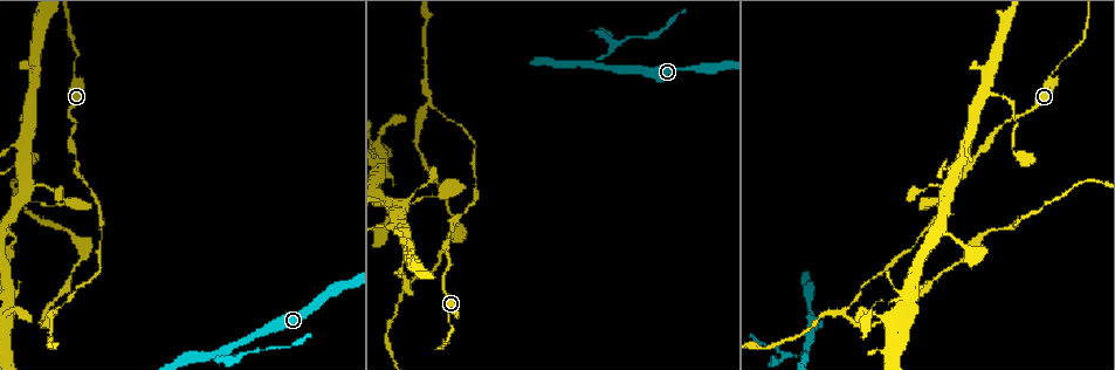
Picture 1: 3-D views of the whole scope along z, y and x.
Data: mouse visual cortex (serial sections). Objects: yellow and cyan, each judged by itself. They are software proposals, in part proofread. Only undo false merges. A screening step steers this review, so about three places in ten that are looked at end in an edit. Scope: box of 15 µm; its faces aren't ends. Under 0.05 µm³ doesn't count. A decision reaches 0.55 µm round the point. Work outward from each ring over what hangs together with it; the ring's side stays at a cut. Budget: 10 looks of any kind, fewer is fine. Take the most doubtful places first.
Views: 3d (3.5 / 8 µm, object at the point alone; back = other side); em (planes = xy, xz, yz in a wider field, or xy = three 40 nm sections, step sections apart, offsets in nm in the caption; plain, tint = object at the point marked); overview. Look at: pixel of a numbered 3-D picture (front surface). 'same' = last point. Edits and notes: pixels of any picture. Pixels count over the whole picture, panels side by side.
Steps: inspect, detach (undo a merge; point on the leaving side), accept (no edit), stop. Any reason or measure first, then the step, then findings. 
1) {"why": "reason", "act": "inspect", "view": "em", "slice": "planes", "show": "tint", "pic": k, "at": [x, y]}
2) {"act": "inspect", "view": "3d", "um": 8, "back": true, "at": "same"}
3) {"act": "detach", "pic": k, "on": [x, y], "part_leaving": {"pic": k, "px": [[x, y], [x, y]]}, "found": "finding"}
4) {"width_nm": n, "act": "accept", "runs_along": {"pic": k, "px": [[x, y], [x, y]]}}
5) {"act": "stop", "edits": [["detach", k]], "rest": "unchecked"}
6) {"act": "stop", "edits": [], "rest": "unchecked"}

{"why": "sudden change in width", "act": "inspect", "view": "3d", "um": 3.5, "pic": 1, "at": [1053, 71]}

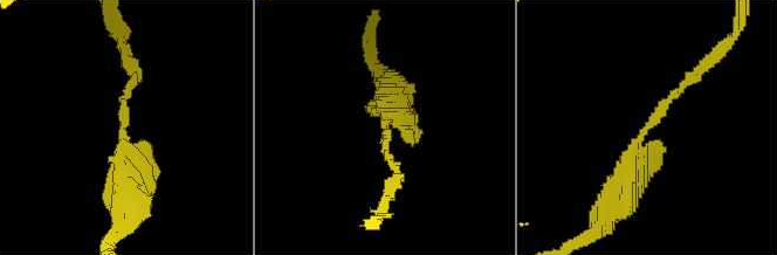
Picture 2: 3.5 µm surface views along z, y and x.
{"arm_widths_nm": [150, 350], "why": "shape alone is not enough", "act": "inspect", "view": "em", "slice": "xy", "step": 2, "show": "tint", "pic": 2, "at": [652, 125]}

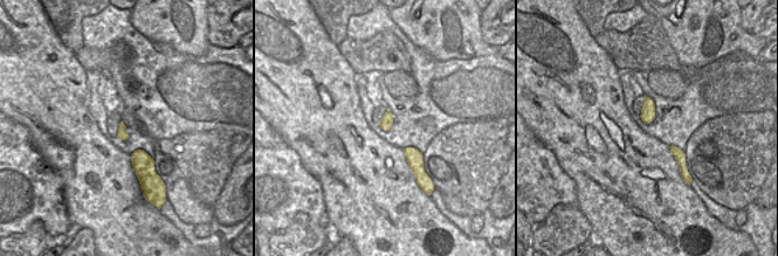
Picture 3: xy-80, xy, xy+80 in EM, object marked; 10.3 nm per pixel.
{"act": "inspect", "view": "em", "slice": "xy", "step": 1, "show": "tint", "at": "same"}

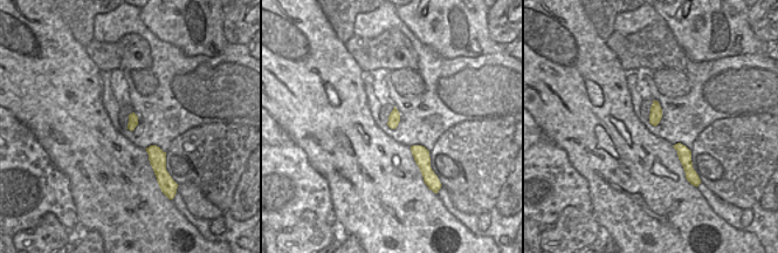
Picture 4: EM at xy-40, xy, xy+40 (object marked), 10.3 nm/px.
{"act": "accept", "runs_along": {"pic": 2, "px": [[620, 200], [634, 143], [698, 71]]}, "found": "continuous, no second cell"}

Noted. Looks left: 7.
{"why": "sharp bend", "act": "inspect", "view": "3d", "um": 3.5, "pic": 1, "at": [218, 354]}

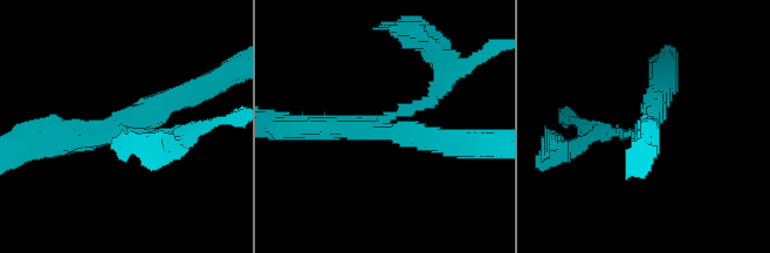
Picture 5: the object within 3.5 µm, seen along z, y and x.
{"arms": 3, "arm_widths_nm": [150, 300, 300], "why": "now the EM", "act": "inspect", "view": "em", "slice": "xy", "step": 5, "show": "tint", "pic": 5, "at": [388, 128]}

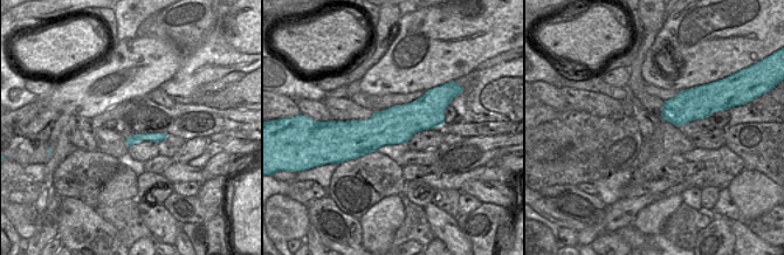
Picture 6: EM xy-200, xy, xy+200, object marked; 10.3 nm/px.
{"act": "detach", "pic": 5, "on": [607, 135], "part_leaving": {"pic": 5, "px": [[630, 131], [596, 131], [572, 121]]}, "found": "a second cell is stuck on"}

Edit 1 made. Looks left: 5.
{"act": "inspect", "view": "overview"}

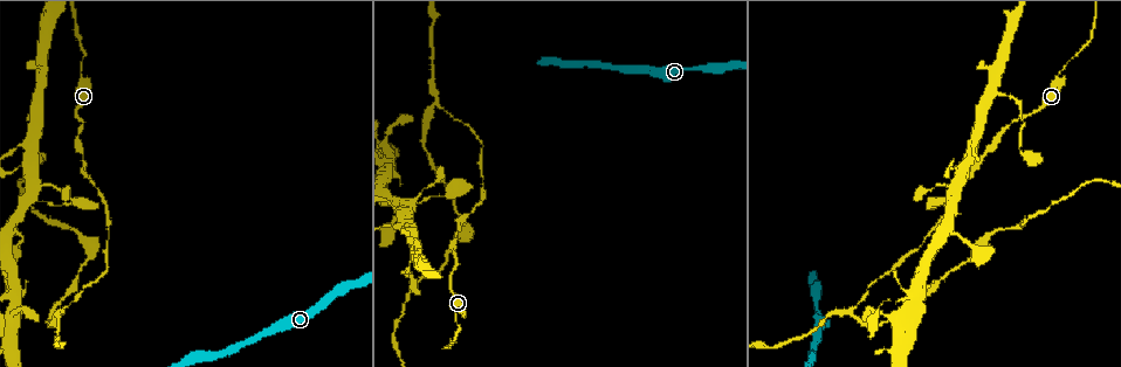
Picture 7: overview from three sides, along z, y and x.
{"why": "three arms meet", "act": "inspect", "view": "3d", "um": 8, "pic": 7, "at": [438, 102]}

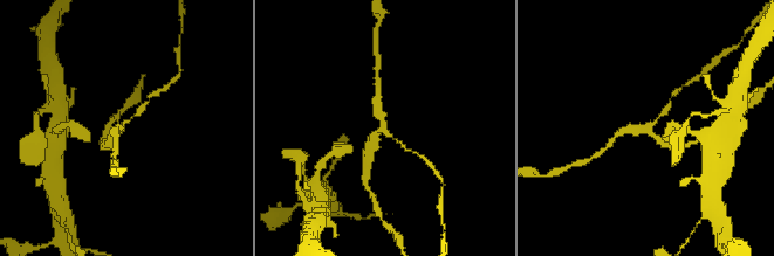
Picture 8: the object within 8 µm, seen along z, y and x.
{"act": "inspect", "view": "3d", "um": 3.5, "pic": 8, "at": [648, 128]}

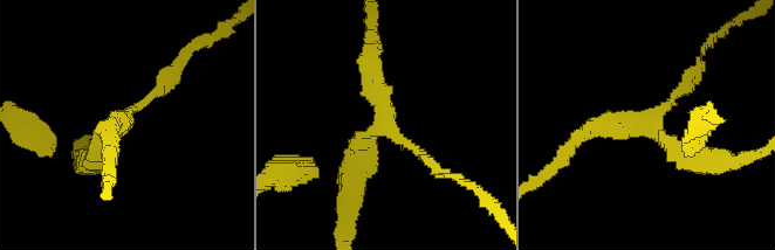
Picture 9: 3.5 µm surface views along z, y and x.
{"arms": 3, "arm_widths_nm": [150, 250, 300], "act": "inspect", "view": "em", "slice": "xy", "step": 1, "show": "tint", "pic": 9, "at": [654, 118]}

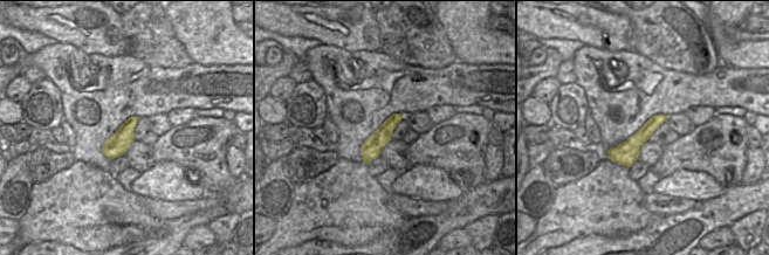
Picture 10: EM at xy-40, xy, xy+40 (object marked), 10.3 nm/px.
{"act": "accept", "runs_along": {"pic": 10, "px": [[663, 118], [622, 154], [610, 154]]}, "found": "continuous, no second cell"}

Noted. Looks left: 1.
{"why": "calibre changes", "act": "inspect", "view": "3d", "um": 3.5, "pic": 7, "at": [990, 233]}

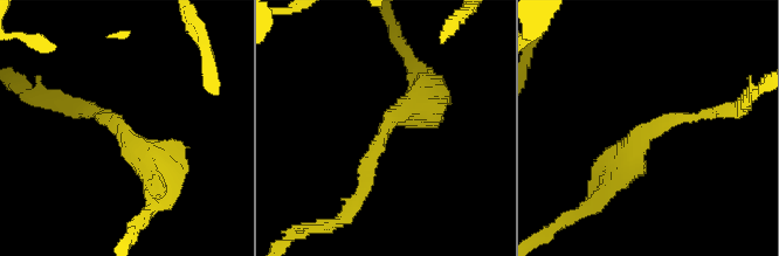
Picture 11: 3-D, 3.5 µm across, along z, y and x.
{"arm_widths_nm": [150, 450], "act": "accept", "runs_along": {"pic": 11, "px": [[434, 91], [384, 128], [363, 191]]}, "found": "continuous, no second cell"}

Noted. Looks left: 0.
{"act": "stop", "edits": [["detach", 5]], "rest": "unchecked"}

